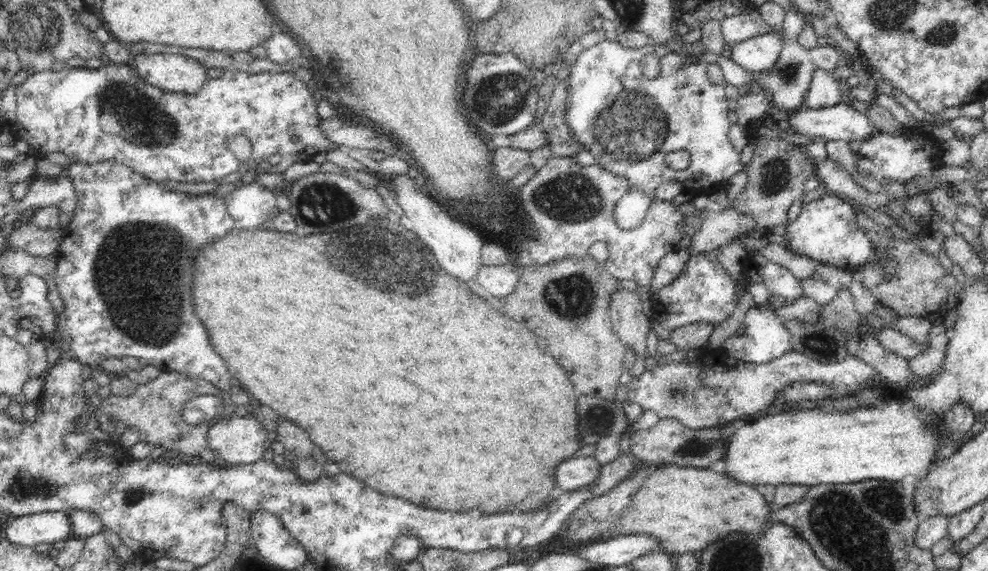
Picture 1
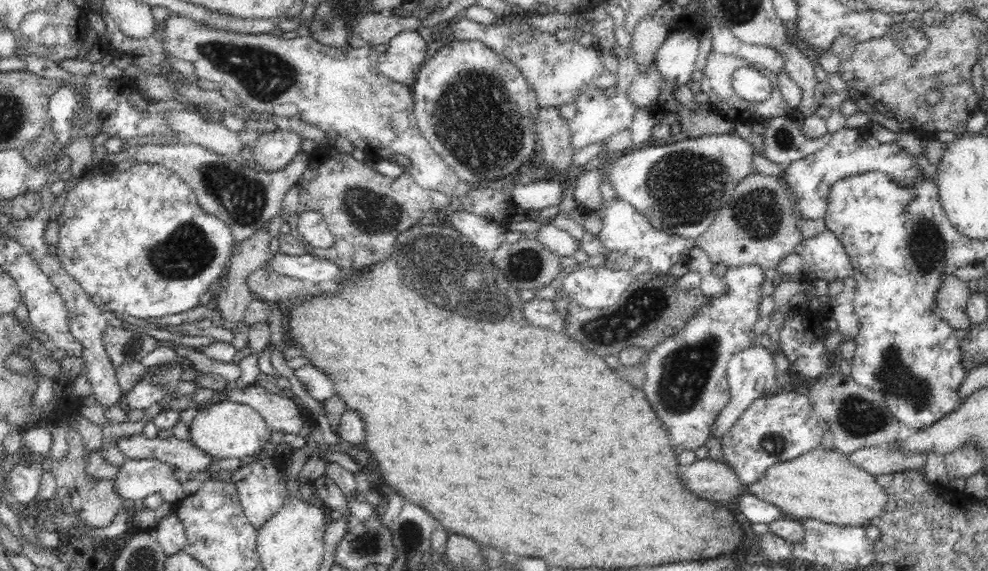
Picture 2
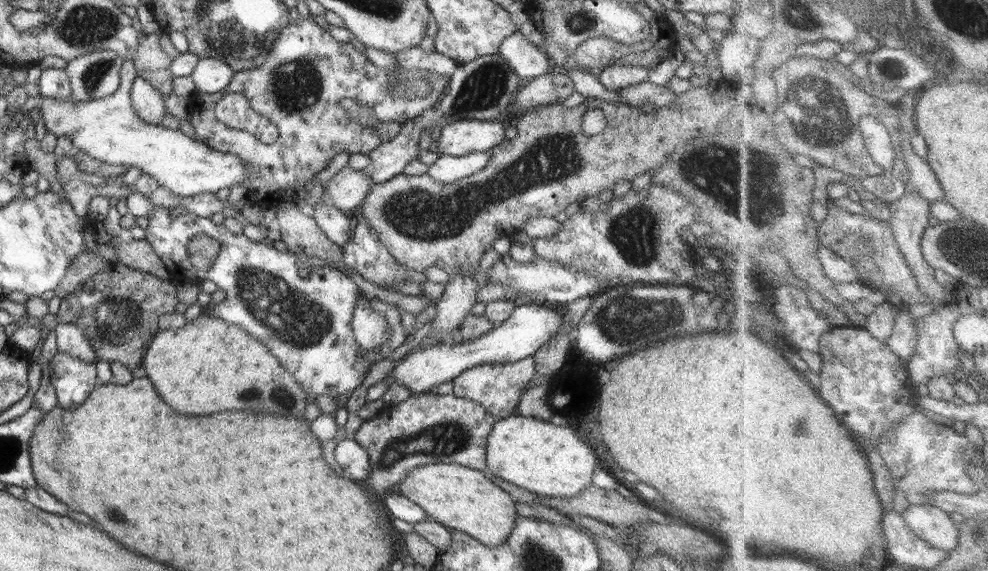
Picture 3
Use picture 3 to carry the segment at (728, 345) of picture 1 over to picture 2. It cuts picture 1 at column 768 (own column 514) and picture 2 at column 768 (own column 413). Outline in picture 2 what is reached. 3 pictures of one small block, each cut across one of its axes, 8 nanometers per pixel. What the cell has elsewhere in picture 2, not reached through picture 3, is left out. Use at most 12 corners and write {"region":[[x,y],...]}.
{"region":[[756,343],[727,366],[732,397],[710,437],[718,437],[758,398],[776,391],[773,354]]}

